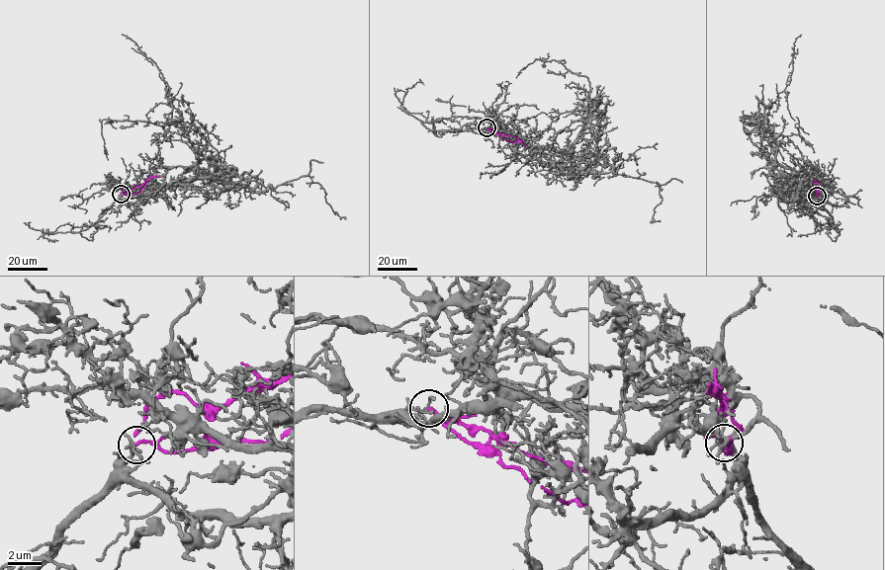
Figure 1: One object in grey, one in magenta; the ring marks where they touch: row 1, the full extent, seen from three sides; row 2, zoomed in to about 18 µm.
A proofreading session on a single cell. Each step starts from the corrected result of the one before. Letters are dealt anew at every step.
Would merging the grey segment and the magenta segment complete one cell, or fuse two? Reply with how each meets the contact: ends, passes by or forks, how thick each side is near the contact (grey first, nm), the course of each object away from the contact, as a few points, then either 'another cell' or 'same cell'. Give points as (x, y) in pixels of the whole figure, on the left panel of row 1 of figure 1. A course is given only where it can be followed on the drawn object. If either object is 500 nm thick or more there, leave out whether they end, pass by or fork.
grey passes by; magenta passes by; calibres 170 and 140 nm; course grey (121, 194), (135, 203), (173, 182), (204, 176), (198, 154), (188, 133), (173, 123), (103, 120), (108, 160); course magenta (121, 194), (138, 193), (149, 178), (132, 189), (125, 188), (121, 193); another cell

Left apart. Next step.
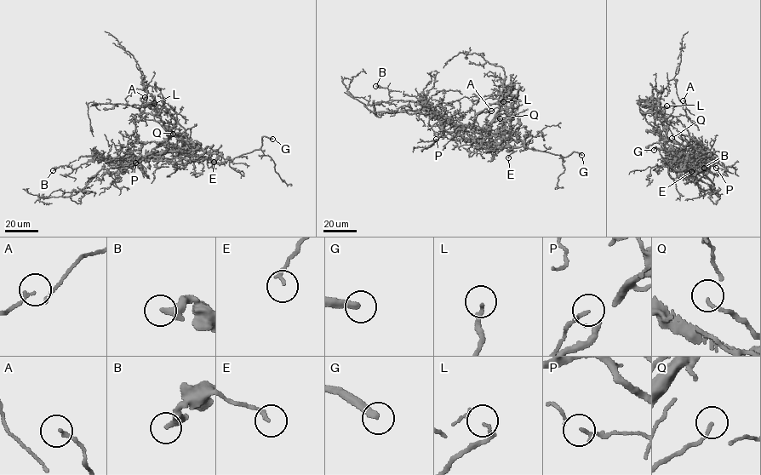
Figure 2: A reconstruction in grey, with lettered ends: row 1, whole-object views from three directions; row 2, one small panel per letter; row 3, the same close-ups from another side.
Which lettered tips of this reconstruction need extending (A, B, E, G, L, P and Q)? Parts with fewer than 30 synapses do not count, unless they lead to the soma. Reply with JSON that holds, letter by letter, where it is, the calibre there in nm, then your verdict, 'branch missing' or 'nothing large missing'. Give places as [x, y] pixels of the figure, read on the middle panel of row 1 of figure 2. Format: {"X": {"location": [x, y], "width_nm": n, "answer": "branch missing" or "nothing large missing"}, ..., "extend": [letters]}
{"A": {"location": [491, 111], "width_nm": 140, "answer": "nothing large missing"}, "B": {"location": [375, 86], "width_nm": 320, "answer": "nothing large missing"}, "E": {"location": [508, 157], "width_nm": 150, "answer": "nothing large missing"}, "G": {"location": [581, 155], "width_nm": 300, "answer": "branch missing"}, "L": {"location": [503, 101], "width_nm": 160, "answer": "branch missing"}, "P": {"location": [436, 139], "width_nm": 140, "answer": "nothing large missing"}, "Q": {"location": [500, 118], "width_nm": 100, "answer": "nothing large missing"}, "extend": ["G", "L"]}

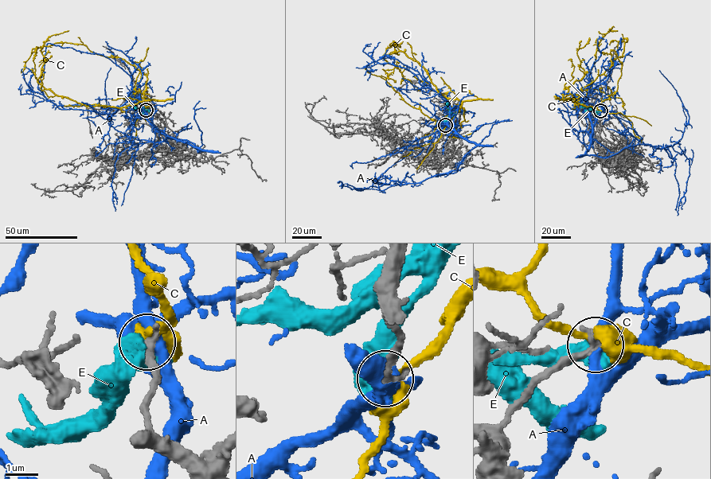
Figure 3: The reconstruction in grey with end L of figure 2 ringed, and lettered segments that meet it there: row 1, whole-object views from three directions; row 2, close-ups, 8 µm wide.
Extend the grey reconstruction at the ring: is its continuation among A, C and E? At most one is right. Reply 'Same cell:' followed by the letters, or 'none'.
Same cell: none

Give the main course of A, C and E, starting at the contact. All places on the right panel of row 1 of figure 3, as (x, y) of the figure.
A: (600, 110), (587, 154), (608, 157), (634, 145), (673, 146), (681, 138), (689, 114), (659, 70)
C: (599, 110), (565, 97), (568, 87), (593, 66), (599, 41), (613, 26)
E: (599, 111), (580, 103)

